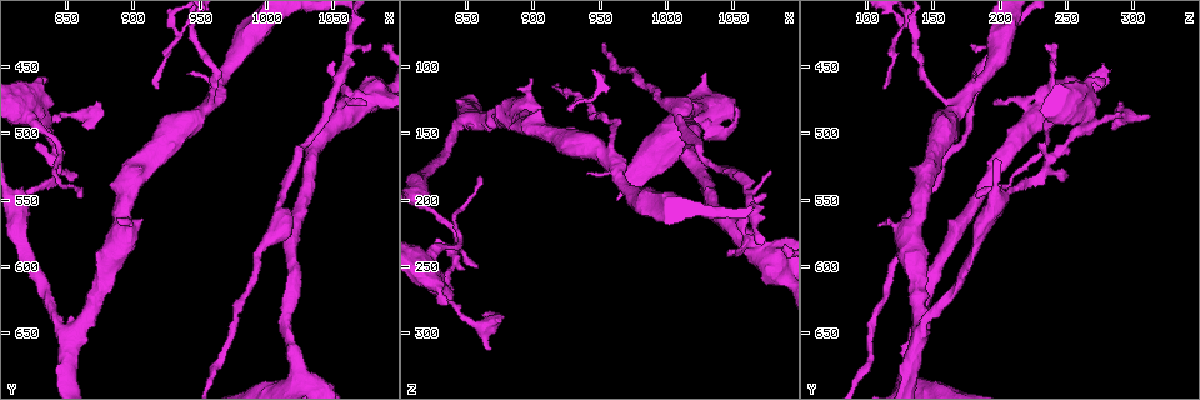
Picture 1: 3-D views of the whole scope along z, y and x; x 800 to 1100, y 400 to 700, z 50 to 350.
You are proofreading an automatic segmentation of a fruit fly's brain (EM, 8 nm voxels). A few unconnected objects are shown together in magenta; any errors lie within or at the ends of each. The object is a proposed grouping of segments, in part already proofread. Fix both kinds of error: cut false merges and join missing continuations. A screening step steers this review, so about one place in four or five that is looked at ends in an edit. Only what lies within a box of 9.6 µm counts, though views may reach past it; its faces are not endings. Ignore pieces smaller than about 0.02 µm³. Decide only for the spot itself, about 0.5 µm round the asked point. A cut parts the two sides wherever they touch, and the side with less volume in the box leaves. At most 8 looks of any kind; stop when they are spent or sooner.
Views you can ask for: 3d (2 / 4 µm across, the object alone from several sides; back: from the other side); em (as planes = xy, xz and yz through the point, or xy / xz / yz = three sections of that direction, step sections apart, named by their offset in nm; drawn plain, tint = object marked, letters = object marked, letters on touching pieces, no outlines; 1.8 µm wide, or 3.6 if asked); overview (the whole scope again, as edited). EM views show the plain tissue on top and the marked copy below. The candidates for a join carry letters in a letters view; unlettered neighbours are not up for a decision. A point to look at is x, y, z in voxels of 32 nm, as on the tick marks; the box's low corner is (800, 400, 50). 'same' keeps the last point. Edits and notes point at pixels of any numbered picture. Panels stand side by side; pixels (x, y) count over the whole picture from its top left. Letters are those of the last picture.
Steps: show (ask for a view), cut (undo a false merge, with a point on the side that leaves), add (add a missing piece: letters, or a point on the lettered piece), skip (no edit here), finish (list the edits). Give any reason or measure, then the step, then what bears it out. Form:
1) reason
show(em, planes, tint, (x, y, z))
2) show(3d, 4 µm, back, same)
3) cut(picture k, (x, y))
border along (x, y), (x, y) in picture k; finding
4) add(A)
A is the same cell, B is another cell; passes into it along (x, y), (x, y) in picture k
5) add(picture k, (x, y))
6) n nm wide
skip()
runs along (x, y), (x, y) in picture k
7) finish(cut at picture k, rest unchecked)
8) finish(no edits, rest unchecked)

thin end
show(em, yz, step 16, tint, (868, 488, 310))

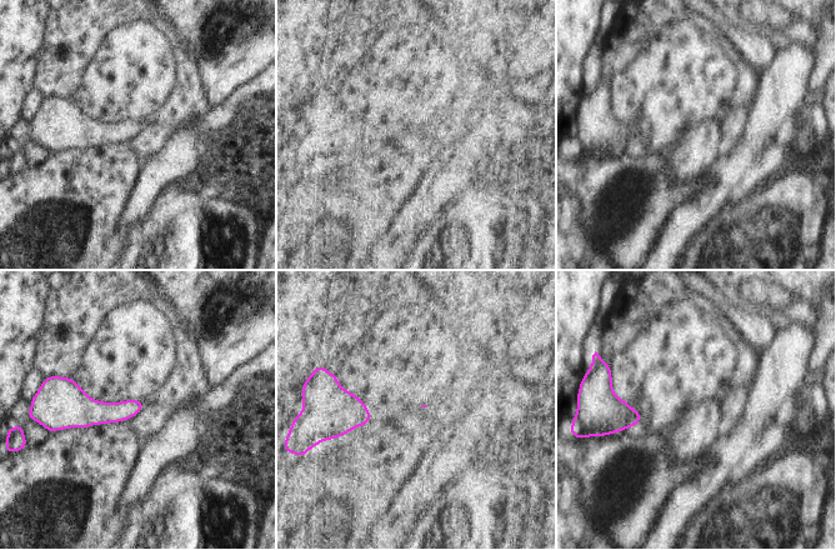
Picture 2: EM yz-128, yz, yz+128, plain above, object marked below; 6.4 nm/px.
show(em, planes, letters, same)

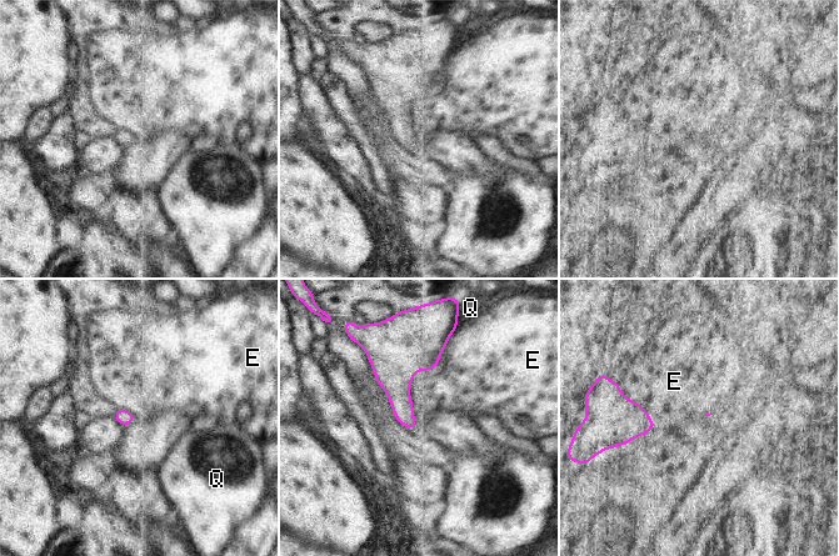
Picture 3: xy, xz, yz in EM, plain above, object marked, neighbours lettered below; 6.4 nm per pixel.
skip()
E and Q are other cells; border along (450, 337), (413, 377), (413, 414) in picture 3; none of them fits

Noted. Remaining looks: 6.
branch stops here
show(3d, 4 µm, (856, 532, 252))

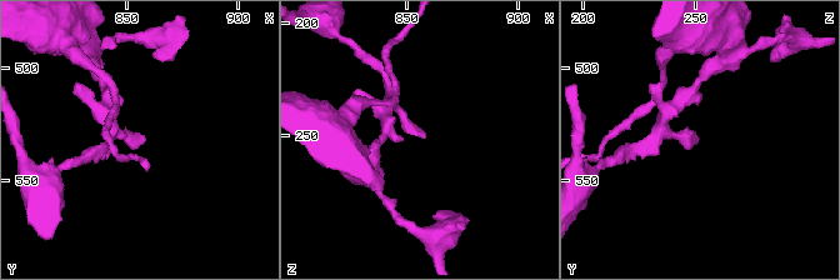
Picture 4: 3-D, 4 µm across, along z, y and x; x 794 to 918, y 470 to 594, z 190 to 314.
show(em, xy, step 8, tint, (858, 533, 252))

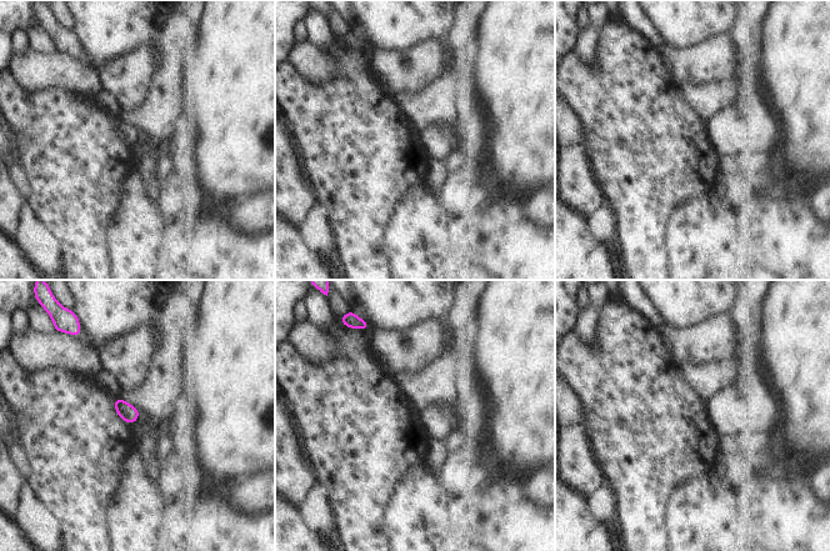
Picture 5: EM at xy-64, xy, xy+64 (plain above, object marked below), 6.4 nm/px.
another direction
show(em, planes, letters, same)

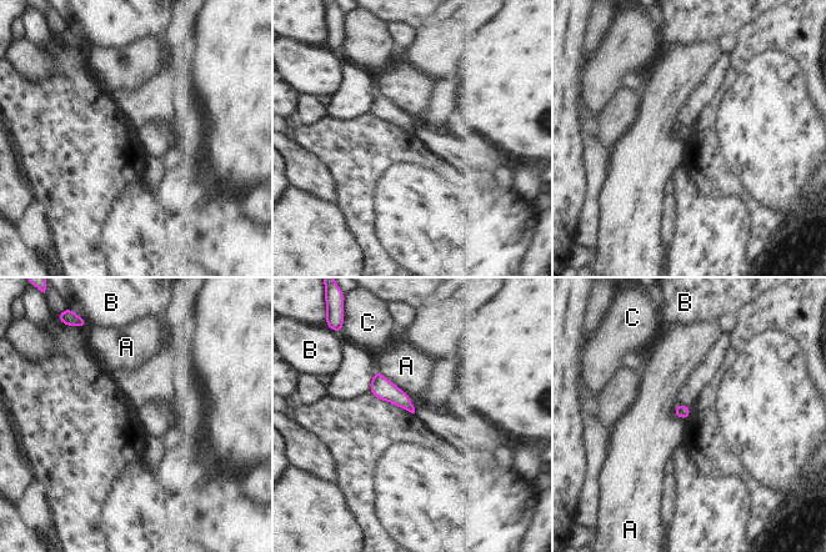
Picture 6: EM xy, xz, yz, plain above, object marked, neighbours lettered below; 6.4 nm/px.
skip()
A, B and C are other cells; none of them fits

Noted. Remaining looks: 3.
free end
show(3d, 4 µm, back, (1076, 478, 196))

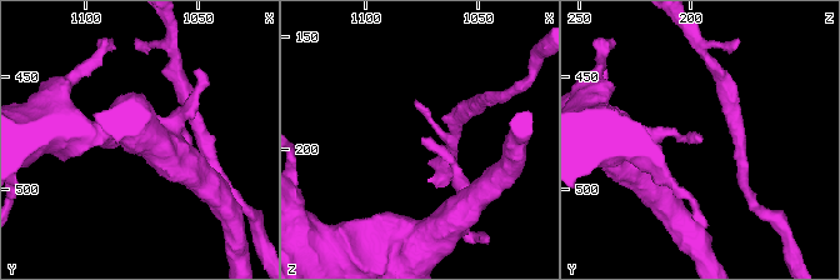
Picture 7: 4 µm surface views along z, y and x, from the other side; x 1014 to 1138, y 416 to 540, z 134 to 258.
show(em, planes, letters, (1076, 478, 195))

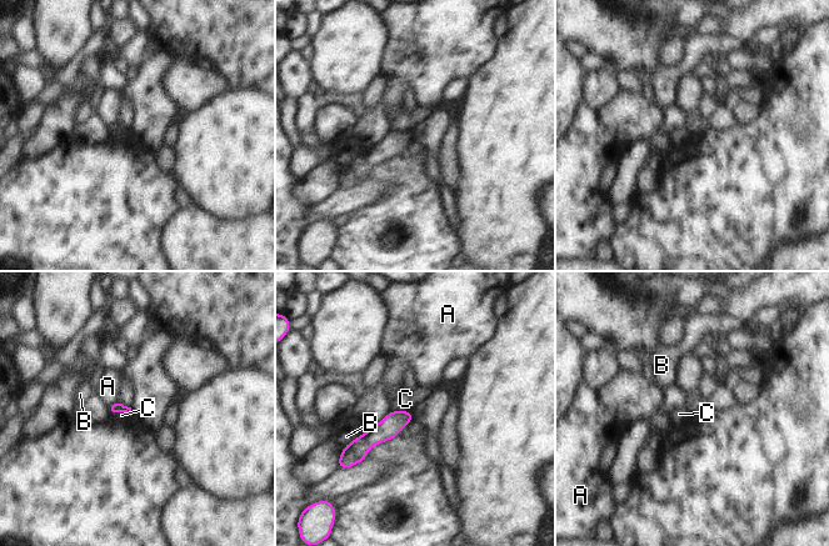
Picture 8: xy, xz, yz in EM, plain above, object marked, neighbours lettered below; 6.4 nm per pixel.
C touches over 140 nm
skip()
A, B and C are other cells; none of them fits

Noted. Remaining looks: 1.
finish(no edits, rest unchecked)

